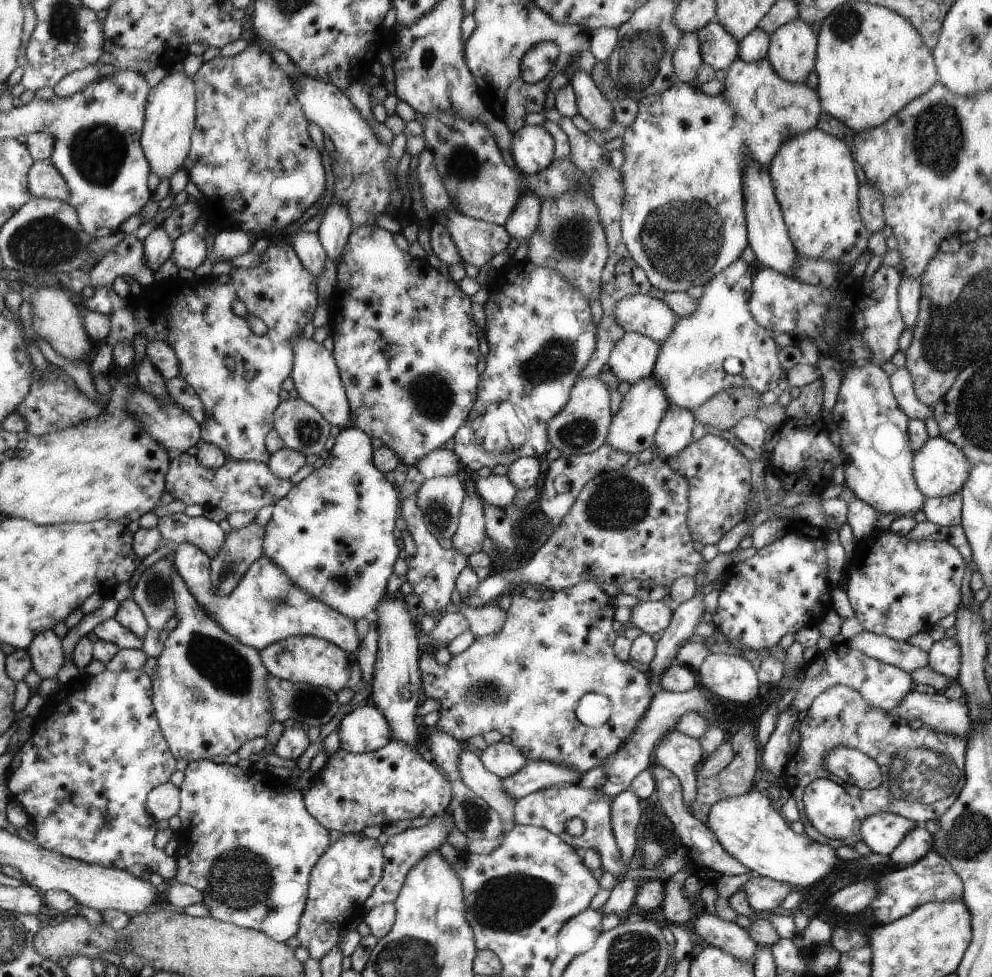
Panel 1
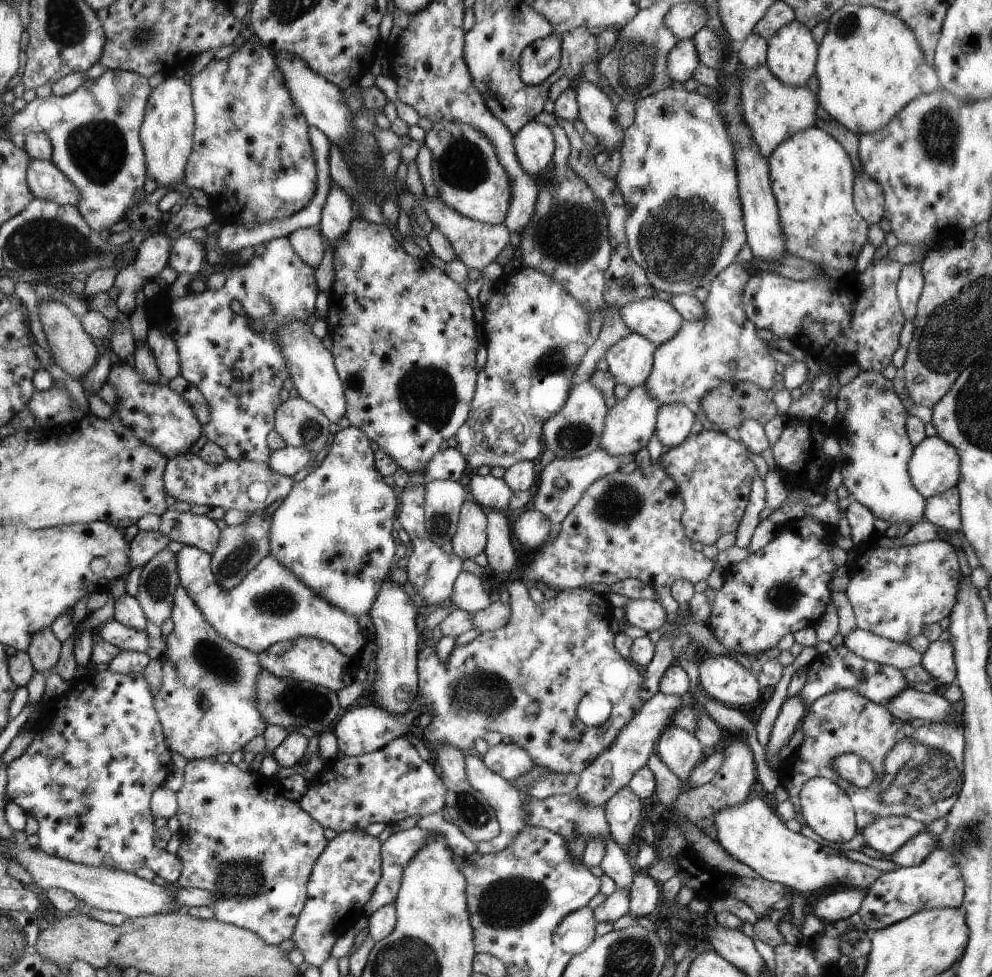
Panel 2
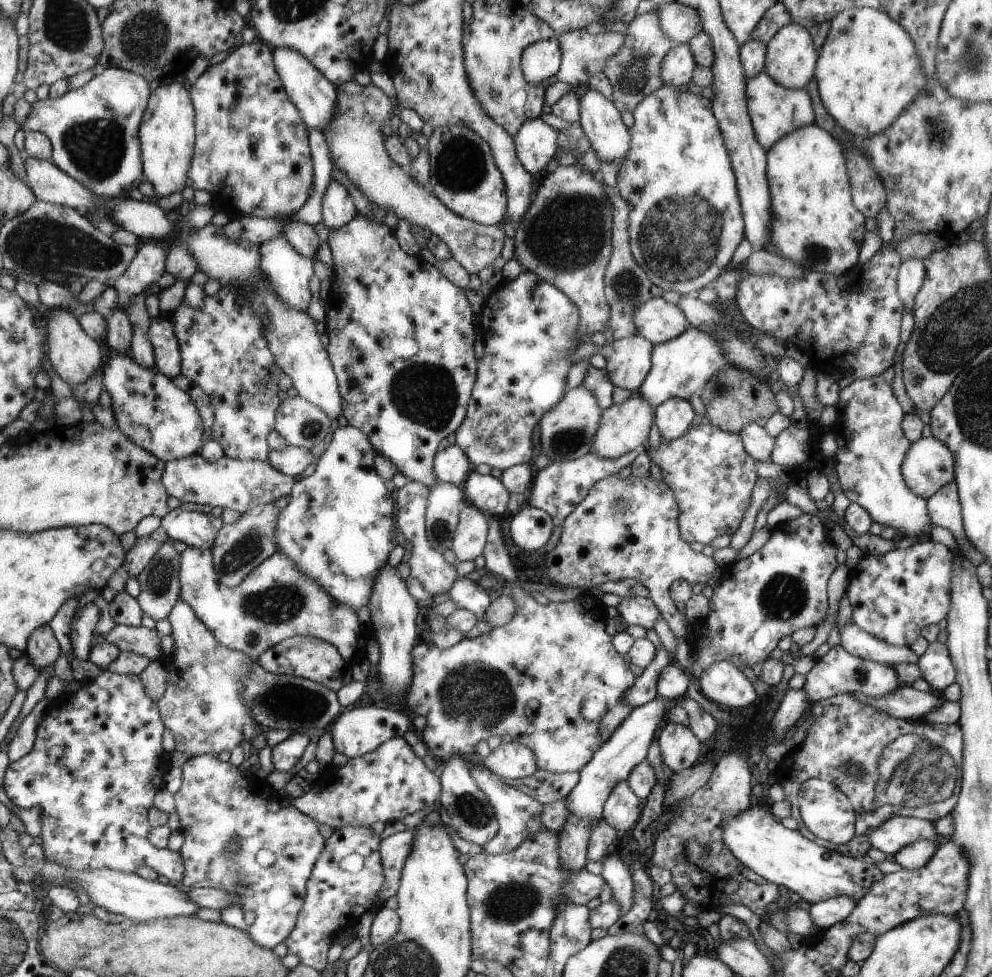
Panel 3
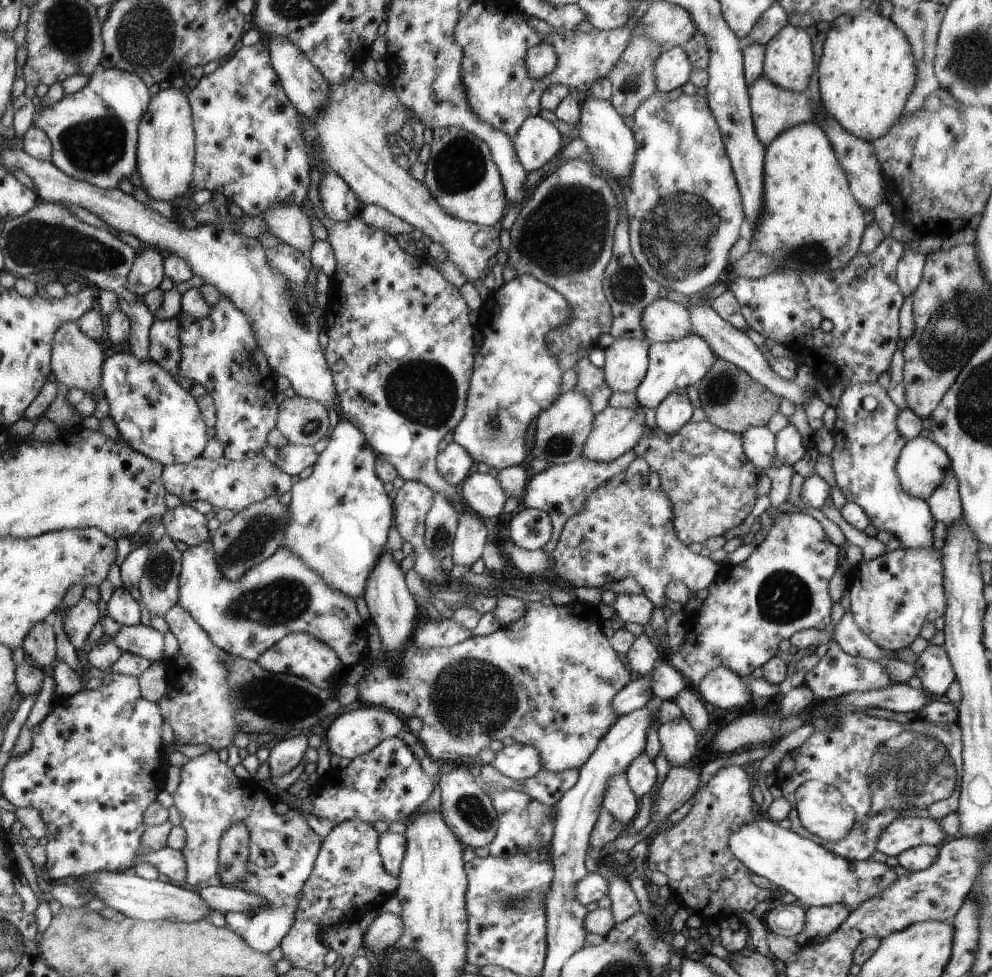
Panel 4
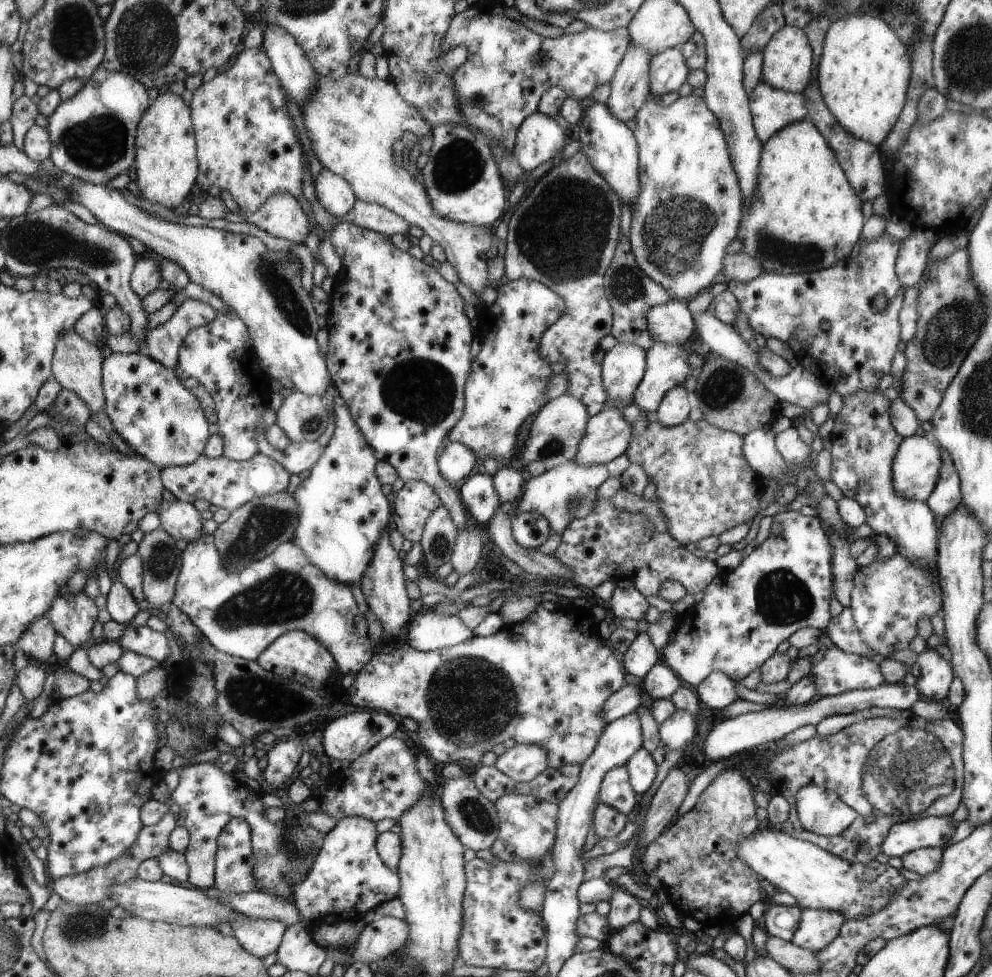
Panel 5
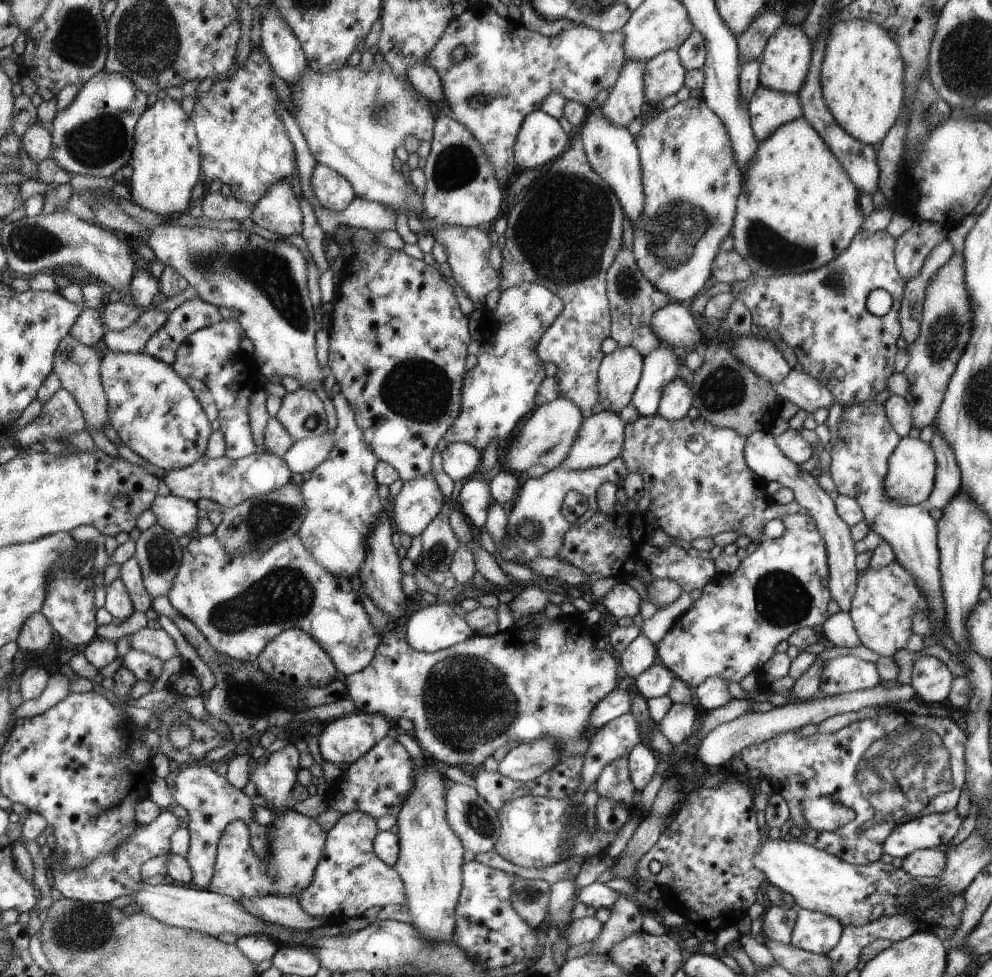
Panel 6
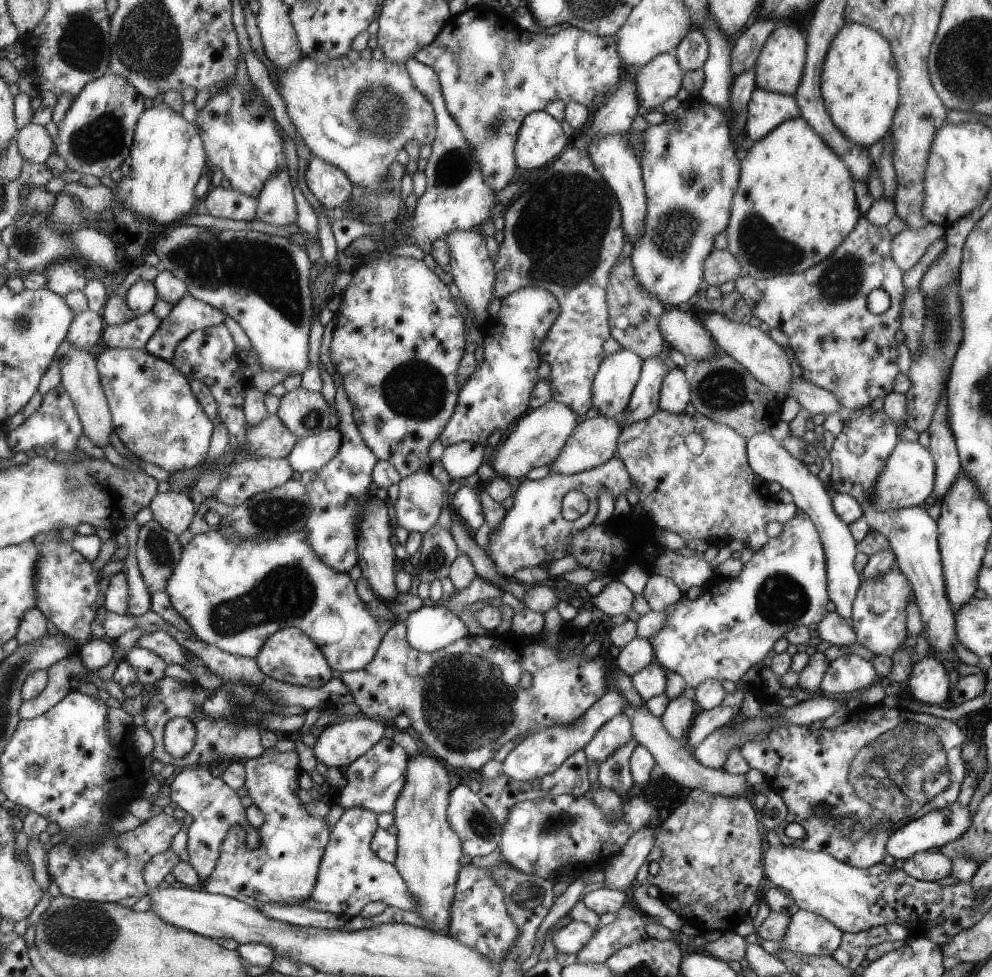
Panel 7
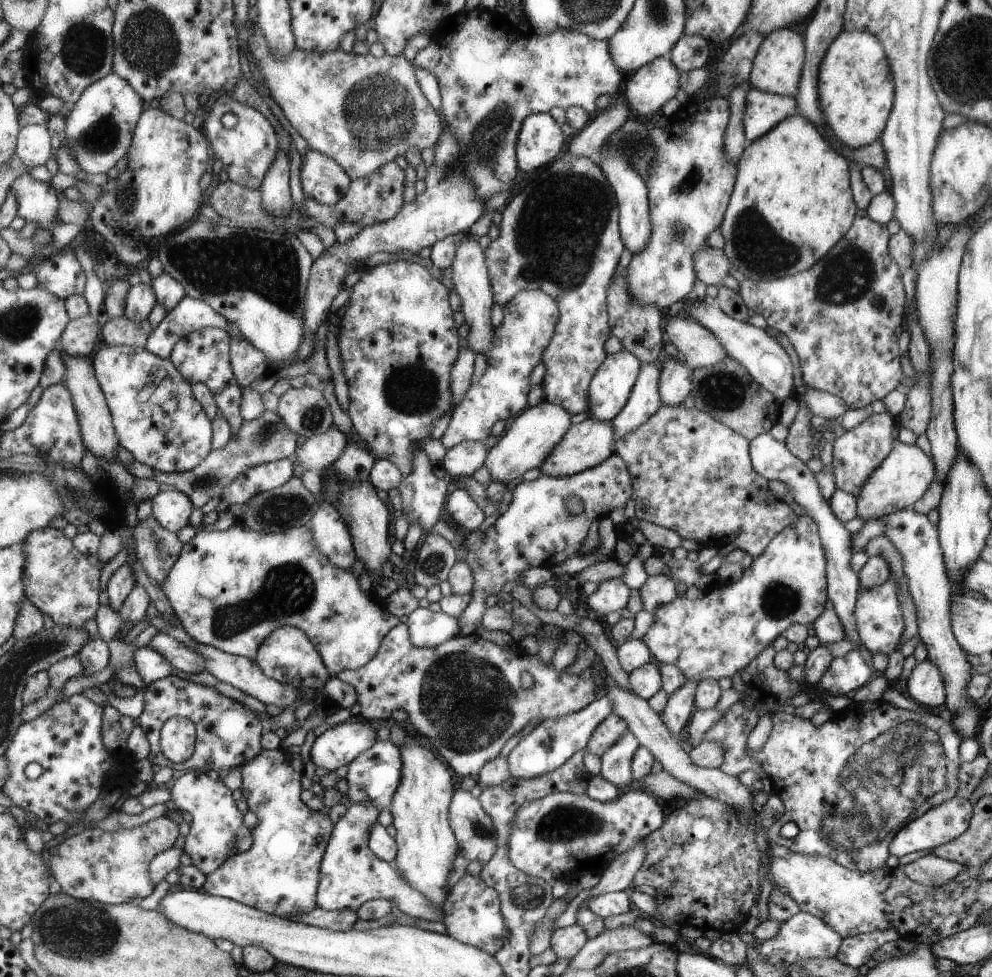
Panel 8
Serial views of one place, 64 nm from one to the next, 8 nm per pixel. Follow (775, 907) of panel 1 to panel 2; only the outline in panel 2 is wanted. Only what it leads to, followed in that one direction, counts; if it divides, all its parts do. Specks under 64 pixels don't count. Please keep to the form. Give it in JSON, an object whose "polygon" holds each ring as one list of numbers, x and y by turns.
{"polygon":[[734,740,728,748,725,749,725,760,722,767,716,775,703,786,694,787,680,794,676,800,675,806,672,807,675,812,672,815,671,822,668,826,668,833,665,838,659,841,658,859,673,860,676,862,677,874,684,874,683,885,694,889,696,896,700,900,726,899,727,897,737,898,746,903,757,916,765,916,776,902,784,896,784,886,764,878,741,879,733,875,722,873,698,858,691,847,684,839,683,831,679,828,679,818,684,815,690,818,704,833,707,833,712,840,717,840,716,828,714,824,714,815,725,805,734,805,742,803,750,795,754,780,758,780,757,765,754,762,754,754,747,743]]}

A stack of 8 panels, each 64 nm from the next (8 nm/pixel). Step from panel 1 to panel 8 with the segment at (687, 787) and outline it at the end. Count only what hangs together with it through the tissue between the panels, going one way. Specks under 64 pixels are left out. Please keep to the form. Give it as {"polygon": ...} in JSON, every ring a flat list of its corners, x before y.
{"polygon":[[686,680,682,686,676,688,666,702,663,710,664,724,672,733,679,734,680,730,690,721,698,682]]}

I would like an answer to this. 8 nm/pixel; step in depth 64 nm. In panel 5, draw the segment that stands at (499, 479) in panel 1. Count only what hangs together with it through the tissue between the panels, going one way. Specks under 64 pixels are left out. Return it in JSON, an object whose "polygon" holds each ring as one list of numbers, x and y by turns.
{"polygon":[[473,472,460,485,460,498,468,516,485,527,501,506,492,475]]}

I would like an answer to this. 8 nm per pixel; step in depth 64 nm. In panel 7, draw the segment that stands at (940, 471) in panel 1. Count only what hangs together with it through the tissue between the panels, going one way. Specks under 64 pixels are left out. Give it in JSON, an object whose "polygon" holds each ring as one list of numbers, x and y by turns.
{"polygon":[[900,439,874,484,874,490,872,490,874,506,878,510,896,510,922,504,934,491,935,466,935,457,930,449,924,448,918,441]]}

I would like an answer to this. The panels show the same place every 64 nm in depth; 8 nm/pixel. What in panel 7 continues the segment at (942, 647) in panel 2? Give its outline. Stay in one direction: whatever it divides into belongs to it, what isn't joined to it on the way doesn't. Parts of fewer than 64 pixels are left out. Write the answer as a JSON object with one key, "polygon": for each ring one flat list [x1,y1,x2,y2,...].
{"polygon":[[926,655,913,663,911,674,908,678,911,698,919,703,937,704,948,700,950,696,950,679,948,670,940,660,934,656]]}

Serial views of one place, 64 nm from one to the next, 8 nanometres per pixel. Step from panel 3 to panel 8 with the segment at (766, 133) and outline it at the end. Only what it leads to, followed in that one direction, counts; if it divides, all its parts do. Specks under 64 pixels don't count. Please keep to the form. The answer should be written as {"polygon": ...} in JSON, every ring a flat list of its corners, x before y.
{"polygon":[[751,87,744,100,744,132,748,142,763,137,784,118,799,114,799,103,788,95,767,93]]}

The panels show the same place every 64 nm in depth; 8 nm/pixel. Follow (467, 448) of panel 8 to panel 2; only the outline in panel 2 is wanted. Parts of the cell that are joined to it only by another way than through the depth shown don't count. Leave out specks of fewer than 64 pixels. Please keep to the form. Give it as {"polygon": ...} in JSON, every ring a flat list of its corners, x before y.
{"polygon":[[445,446,427,463,423,474,431,481,435,479,460,481,467,467,467,463,456,448]]}

